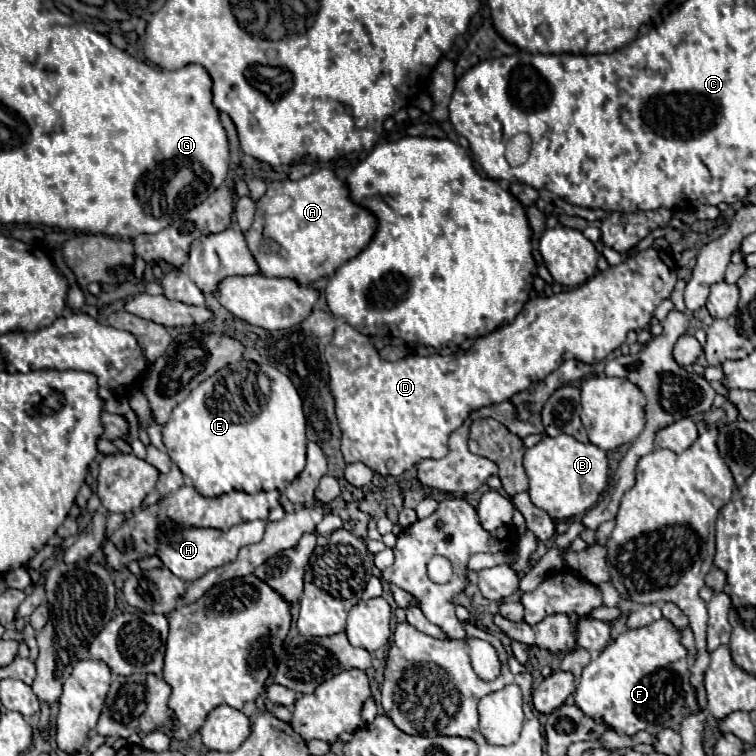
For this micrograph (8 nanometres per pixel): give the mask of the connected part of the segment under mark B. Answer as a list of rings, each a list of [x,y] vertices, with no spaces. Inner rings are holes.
[[[568,434],[556,438],[546,436],[524,454],[524,468],[530,480],[528,494],[532,504],[542,508],[550,518],[574,518],[590,510],[608,486],[608,458],[606,452],[594,444],[582,444]]]

